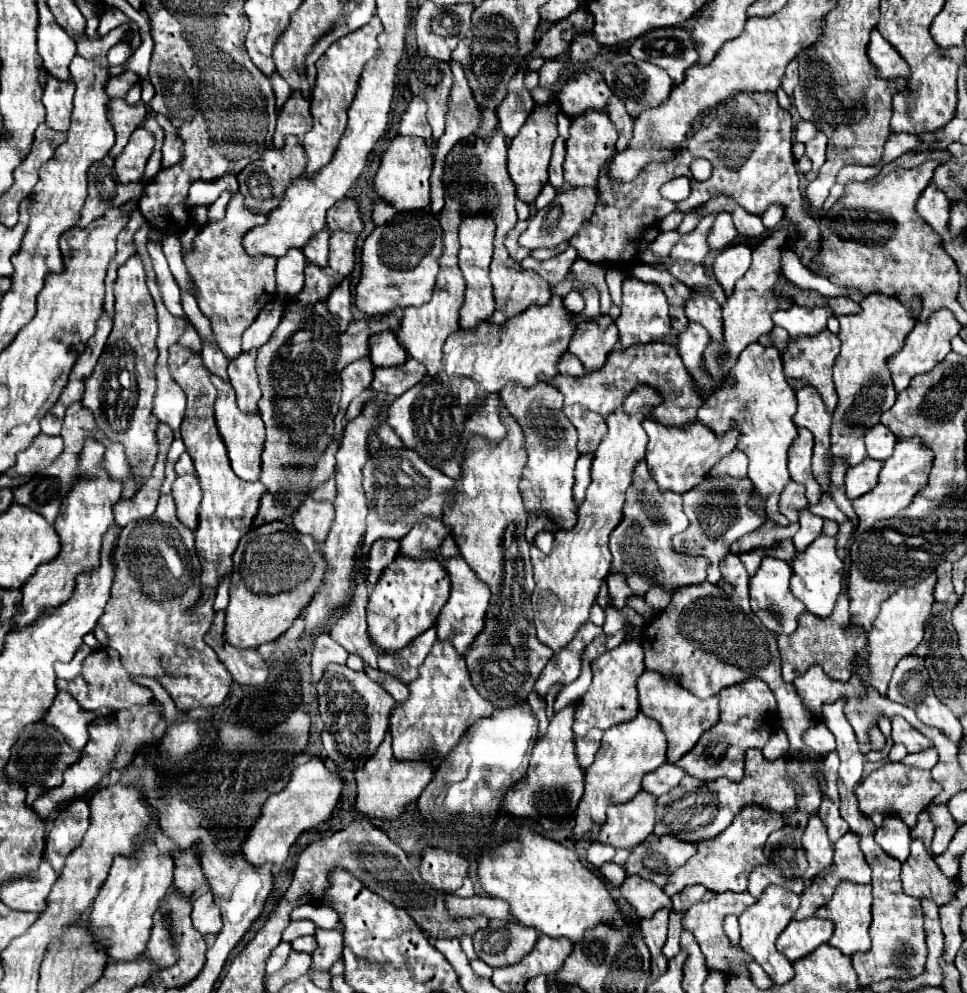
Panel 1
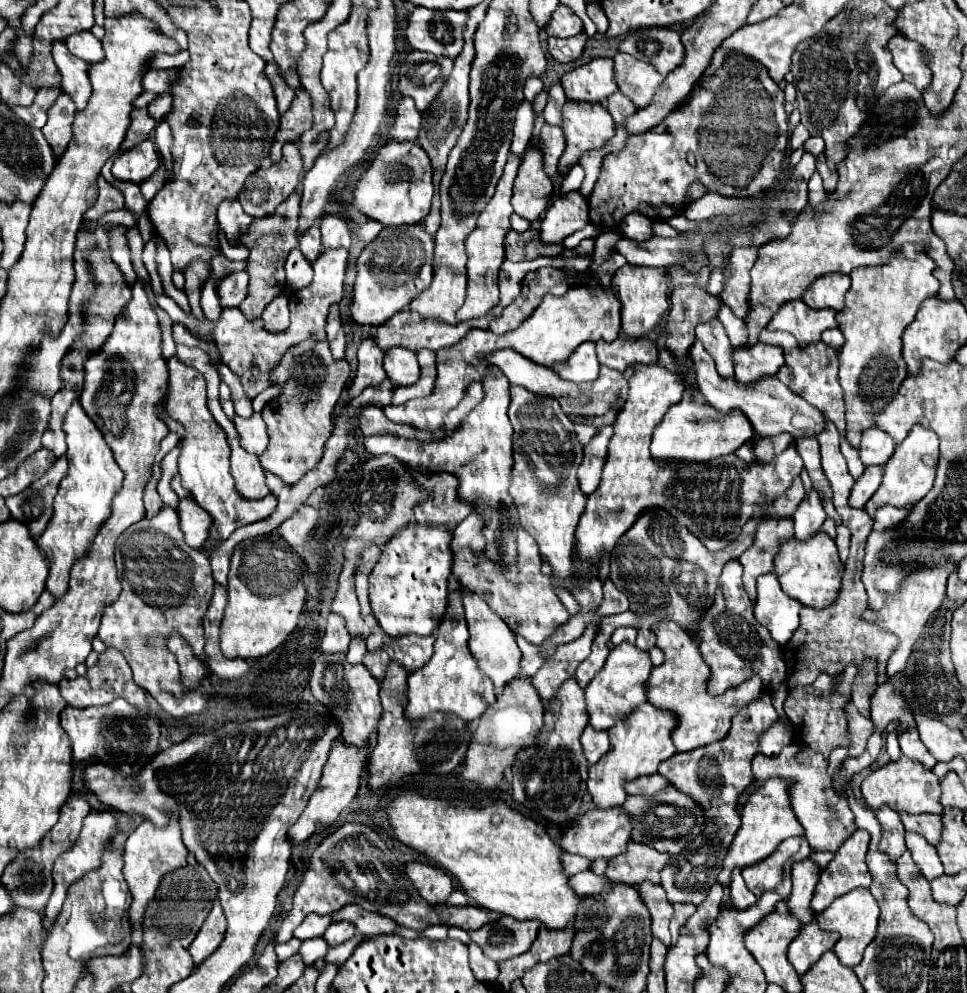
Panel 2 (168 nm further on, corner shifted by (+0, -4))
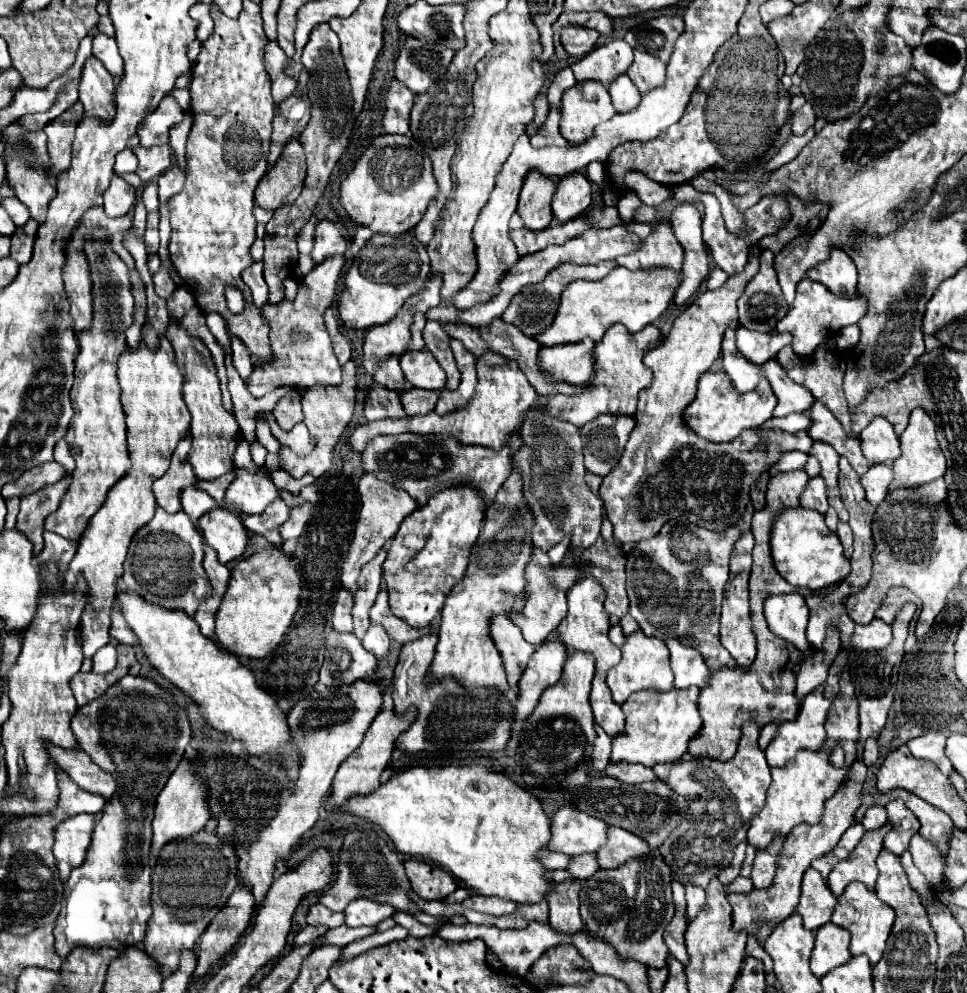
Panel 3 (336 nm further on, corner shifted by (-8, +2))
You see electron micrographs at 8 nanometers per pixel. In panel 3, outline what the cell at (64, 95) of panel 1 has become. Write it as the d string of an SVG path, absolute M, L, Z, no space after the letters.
M54 120L44 128L44 132L48 136L48 154L50 154L50 168L48 168L46 176L56 176L70 166L74 128L76 128L76 124L60 122L60 120Z

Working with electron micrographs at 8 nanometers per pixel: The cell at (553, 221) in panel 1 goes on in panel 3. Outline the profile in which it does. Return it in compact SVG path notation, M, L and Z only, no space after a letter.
M572 172L558 180L556 194L552 198L552 212L560 222L568 222L588 210L592 202L592 184L580 174Z

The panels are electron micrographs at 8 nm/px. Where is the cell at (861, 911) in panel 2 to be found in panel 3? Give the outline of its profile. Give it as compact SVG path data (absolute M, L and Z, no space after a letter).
M852 882L844 890L844 894L838 898L834 914L832 914L832 922L836 926L850 930L850 934L852 934L850 952L854 956L864 954L870 958L870 964L878 964L878 960L882 958L882 952L886 948L886 940L890 936L892 924L894 924L894 910L888 904L884 904L882 900L878 900L878 896L874 892L866 890L864 884Z

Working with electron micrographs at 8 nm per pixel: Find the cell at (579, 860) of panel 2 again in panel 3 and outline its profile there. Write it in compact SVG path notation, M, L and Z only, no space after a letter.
M542 850L538 852L538 860L548 868L548 870L564 870L568 866L568 856L560 854L560 852L550 852L550 850Z

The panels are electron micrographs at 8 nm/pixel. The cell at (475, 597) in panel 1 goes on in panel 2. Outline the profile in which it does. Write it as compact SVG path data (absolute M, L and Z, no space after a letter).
M462 590L462 602L464 602L464 612L466 612L466 622L470 630L470 652L474 660L478 662L478 668L494 682L494 686L506 686L512 678L518 674L518 662L520 662L520 650L514 642L514 634L508 628L508 624L478 596Z

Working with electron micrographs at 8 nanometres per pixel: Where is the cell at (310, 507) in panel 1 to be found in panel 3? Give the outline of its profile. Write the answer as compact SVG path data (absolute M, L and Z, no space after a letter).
M304 502L304 504L292 508L290 510L290 518L280 526L280 536L284 540L298 538L304 532L310 516L312 516L312 504L310 502Z

